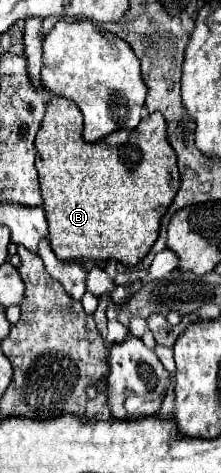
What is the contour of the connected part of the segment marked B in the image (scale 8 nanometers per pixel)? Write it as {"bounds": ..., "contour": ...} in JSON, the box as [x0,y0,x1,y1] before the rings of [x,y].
{"bounds":[36,95,180,267],"contour":[[[52,95],[46,103],[46,115],[36,135],[36,169],[40,175],[40,191],[50,229],[48,241],[52,251],[64,261],[112,259],[132,267],[154,245],[160,217],[166,213],[180,187],[176,155],[166,141],[166,121],[162,113],[152,113],[148,119],[142,119],[136,129],[110,133],[110,137],[96,143],[86,143],[82,139],[82,130],[83,116],[77,105],[60,95]]]}

